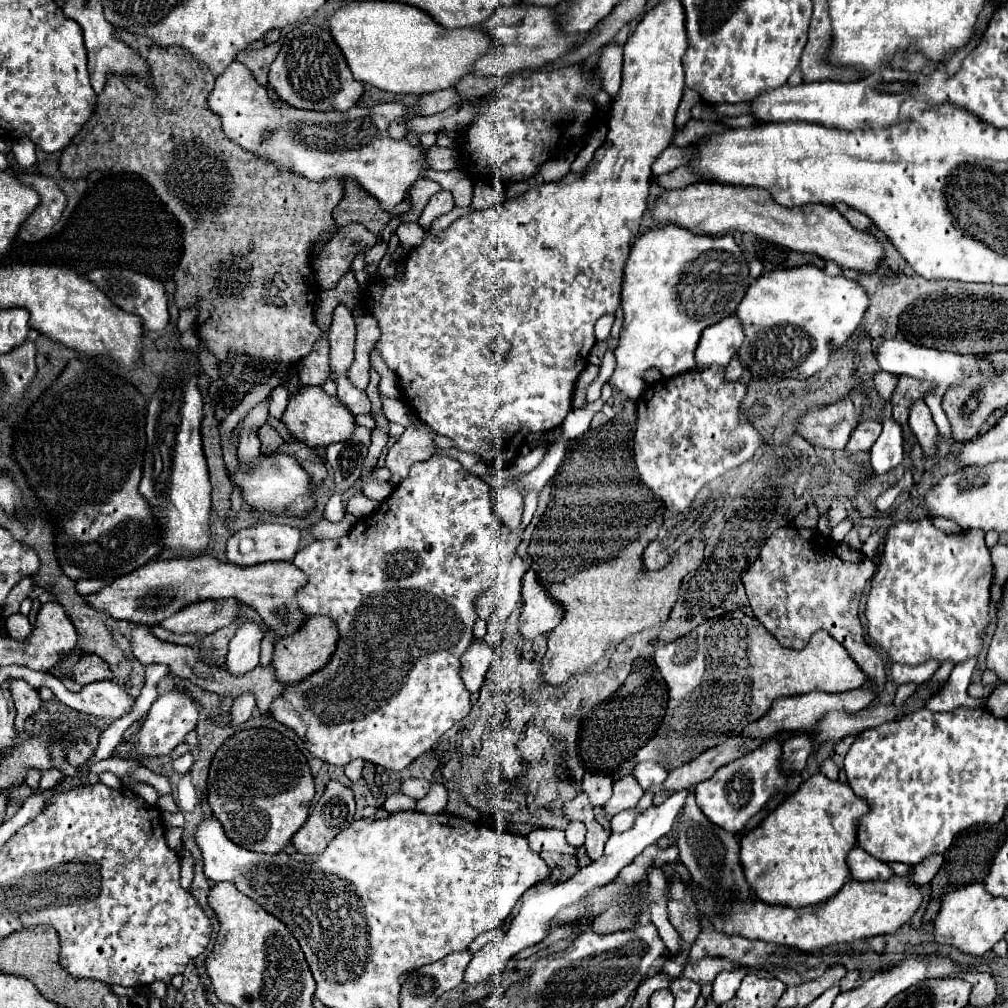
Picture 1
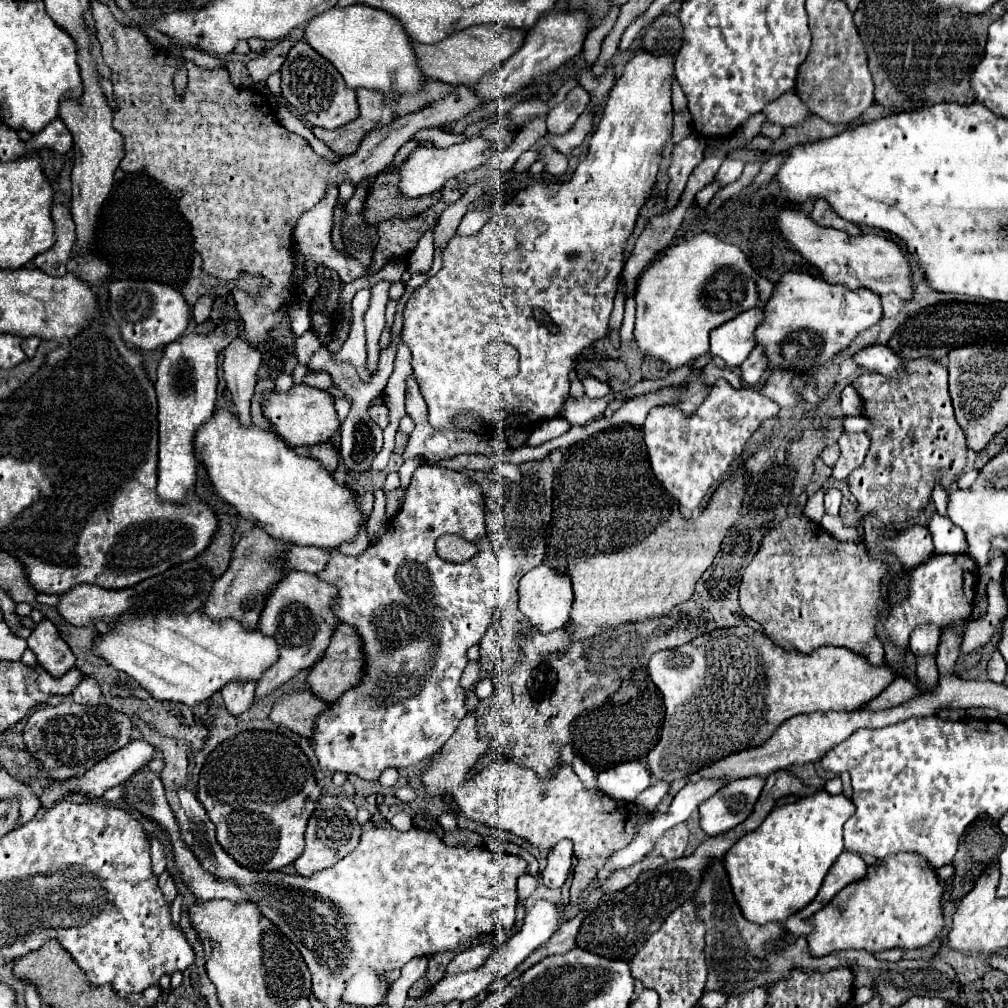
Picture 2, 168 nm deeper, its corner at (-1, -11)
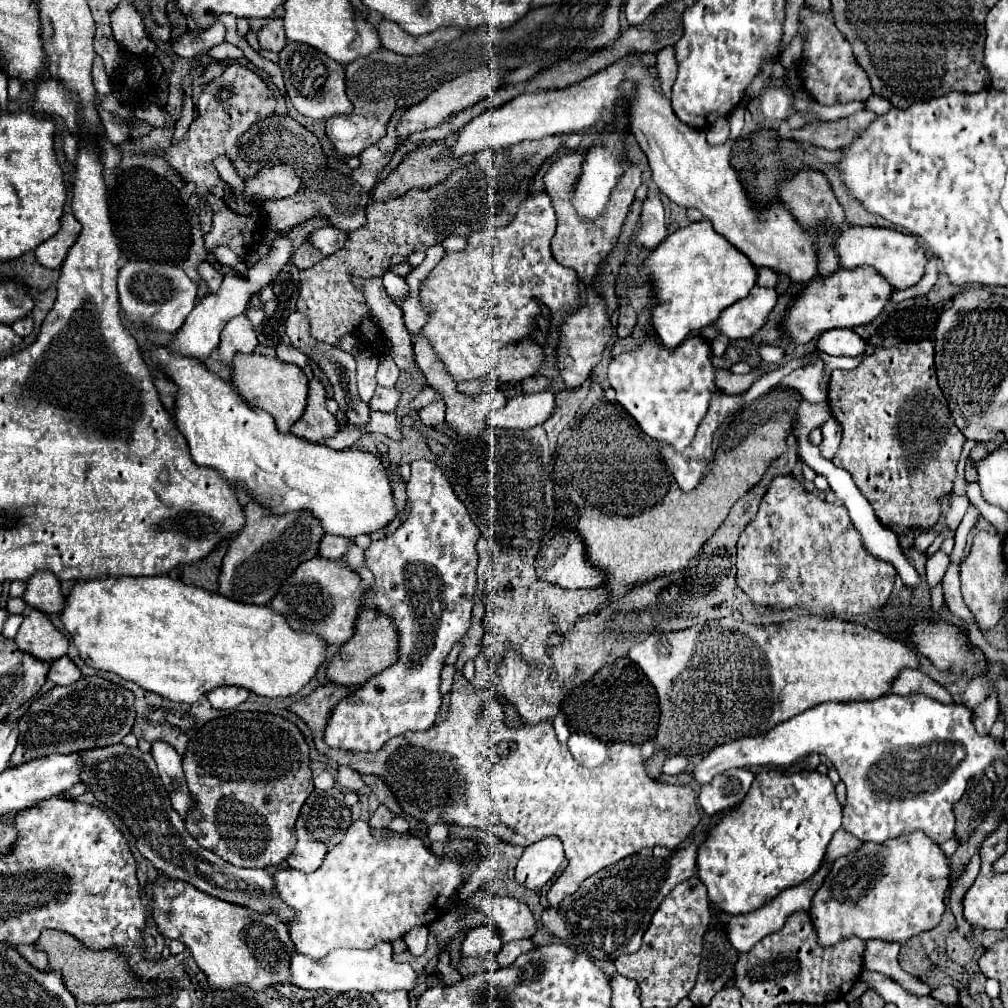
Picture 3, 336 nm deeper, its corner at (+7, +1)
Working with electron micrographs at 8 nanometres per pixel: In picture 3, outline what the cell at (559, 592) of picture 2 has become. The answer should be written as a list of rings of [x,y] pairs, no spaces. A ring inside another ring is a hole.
[[[560,530],[554,534],[548,542],[544,542],[536,554],[536,574],[542,580],[548,580],[552,584],[560,584],[566,590],[578,590],[578,588],[594,588],[600,586],[606,578],[606,572],[596,568],[586,558],[586,544],[578,532],[572,530]]]

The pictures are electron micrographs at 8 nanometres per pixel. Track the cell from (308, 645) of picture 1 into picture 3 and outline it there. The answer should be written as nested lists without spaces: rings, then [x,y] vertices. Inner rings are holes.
[[[364,608],[358,616],[356,622],[356,632],[352,636],[352,640],[348,640],[334,656],[334,660],[330,662],[326,676],[340,686],[362,686],[364,682],[368,682],[372,676],[384,672],[390,664],[394,664],[398,660],[398,628],[394,624],[392,618],[388,618],[388,614],[374,610],[374,608]]]

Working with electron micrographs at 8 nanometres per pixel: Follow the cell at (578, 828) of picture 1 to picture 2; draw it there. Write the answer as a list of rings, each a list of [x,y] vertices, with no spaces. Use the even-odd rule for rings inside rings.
[[[560,840],[548,854],[548,864],[542,872],[542,884],[546,888],[562,888],[572,866],[572,840]]]

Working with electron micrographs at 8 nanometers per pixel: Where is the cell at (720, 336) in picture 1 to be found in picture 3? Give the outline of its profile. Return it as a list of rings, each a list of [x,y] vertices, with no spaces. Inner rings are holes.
[[[754,286],[744,300],[738,300],[736,304],[732,304],[732,308],[726,308],[720,314],[720,320],[716,324],[710,324],[710,328],[704,328],[700,334],[708,342],[716,338],[718,330],[732,342],[748,340],[766,324],[772,308],[776,306],[776,300],[778,294],[774,288]]]

